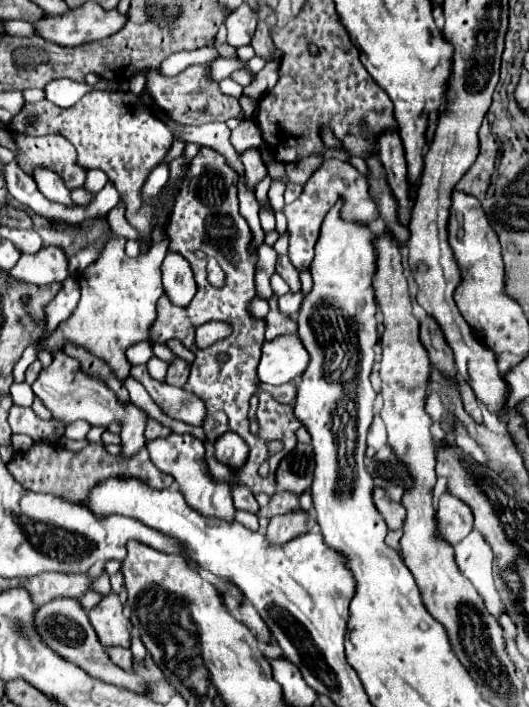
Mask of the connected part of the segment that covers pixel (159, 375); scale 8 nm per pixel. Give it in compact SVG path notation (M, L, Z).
M152 356L152 358L148 360L148 370L150 370L150 374L152 374L156 380L164 380L164 378L166 378L168 364L166 364L166 362L162 362L160 358Z

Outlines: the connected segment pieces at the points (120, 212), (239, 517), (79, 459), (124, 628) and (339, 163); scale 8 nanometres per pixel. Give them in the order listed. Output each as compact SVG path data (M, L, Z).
M120 199L120 202L108 213L107 221L116 235L122 235L128 240L138 240L138 232L130 226L125 217L126 205Z
M236 512L236 522L240 522L244 528L248 528L248 530L258 530L260 526L258 526L258 516L254 516L254 514L250 514L250 512Z
M36 442L28 452L16 454L8 462L8 470L26 490L50 492L72 504L74 502L84 504L84 500L88 500L88 492L92 488L96 488L96 484L100 484L100 480L108 480L108 476L140 476L140 480L150 484L150 488L170 488L174 482L172 476L160 472L152 464L146 448L142 448L132 458L118 458L118 456L106 454L106 450L100 444L88 444L80 452L70 452L62 444Z
M110 592L104 596L88 614L100 642L104 646L122 646L130 648L130 620L122 612L122 602L118 594Z
M330 158L326 160L314 174L312 178L304 184L304 190L300 194L298 200L294 200L292 204L284 204L283 194L286 184L280 180L272 181L268 191L268 197L274 211L282 211L288 218L288 230L290 230L290 248L288 248L288 256L292 260L292 264L302 270L308 268L314 256L314 244L318 240L318 232L320 232L320 224L326 216L326 212L334 206L334 202L342 196L344 198L344 208L342 208L342 216L346 220L354 220L354 222L362 222L362 224L370 224L376 218L376 204L372 202L370 194L368 194L368 184L366 184L366 176L360 174L354 166L350 166L344 160L336 160Z

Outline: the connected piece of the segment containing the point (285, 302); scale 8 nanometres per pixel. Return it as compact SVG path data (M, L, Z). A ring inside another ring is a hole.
M300 290L300 292L290 292L290 294L284 294L284 296L278 298L278 306L280 306L280 310L282 310L284 314L294 316L294 314L298 312L300 304L302 304L302 298L304 298L302 290Z

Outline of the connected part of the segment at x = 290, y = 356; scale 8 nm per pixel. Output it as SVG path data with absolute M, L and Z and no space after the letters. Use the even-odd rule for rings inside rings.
M284 334L262 346L258 378L264 384L286 384L300 380L300 372L308 366L308 350L296 334Z

